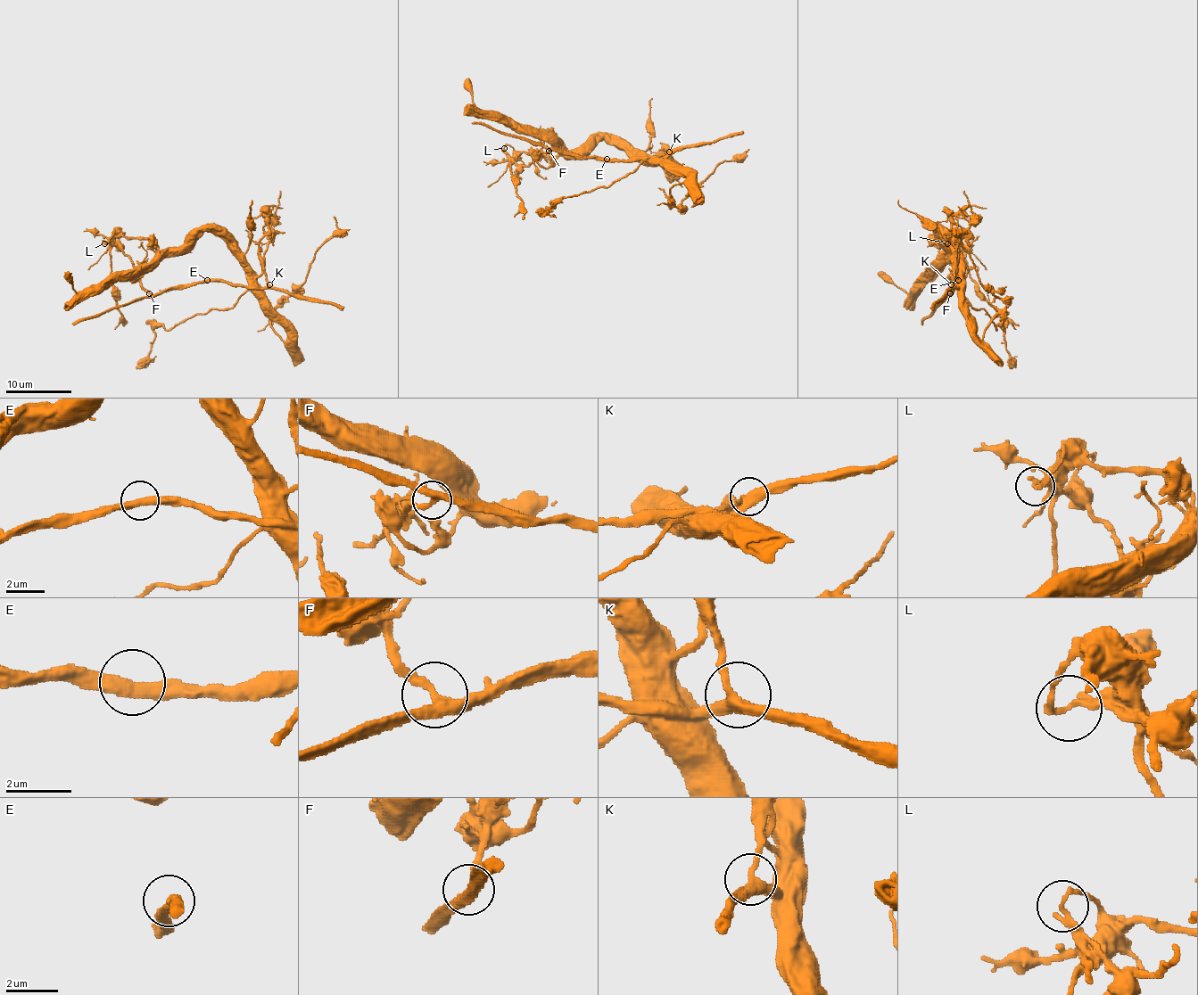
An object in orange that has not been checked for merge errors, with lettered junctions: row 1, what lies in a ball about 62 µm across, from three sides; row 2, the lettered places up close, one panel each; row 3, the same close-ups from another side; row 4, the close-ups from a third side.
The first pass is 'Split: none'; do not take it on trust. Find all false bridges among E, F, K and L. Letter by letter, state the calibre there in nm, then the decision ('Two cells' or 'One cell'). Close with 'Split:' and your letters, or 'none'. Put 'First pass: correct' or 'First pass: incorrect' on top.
First pass: incorrect
E: Thickness 420 nm. One cell
F: Thickness 300 nm. One cell
K: Thickness 360 nm. One cell
L: Thickness 200 nm. Two cells
Split: L

